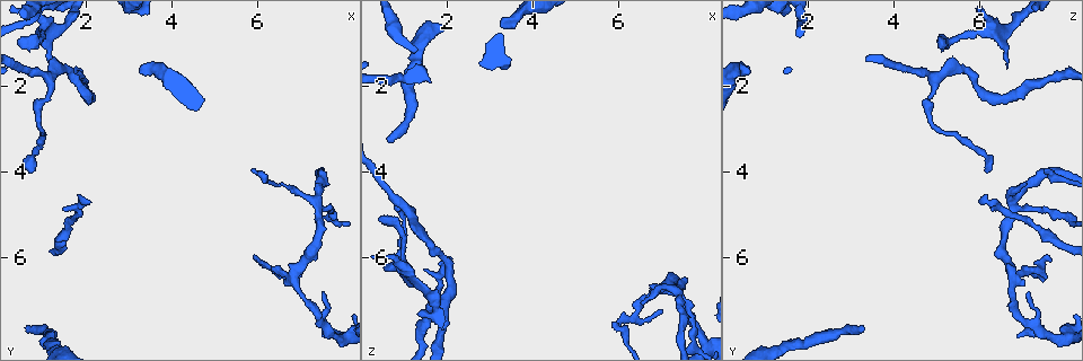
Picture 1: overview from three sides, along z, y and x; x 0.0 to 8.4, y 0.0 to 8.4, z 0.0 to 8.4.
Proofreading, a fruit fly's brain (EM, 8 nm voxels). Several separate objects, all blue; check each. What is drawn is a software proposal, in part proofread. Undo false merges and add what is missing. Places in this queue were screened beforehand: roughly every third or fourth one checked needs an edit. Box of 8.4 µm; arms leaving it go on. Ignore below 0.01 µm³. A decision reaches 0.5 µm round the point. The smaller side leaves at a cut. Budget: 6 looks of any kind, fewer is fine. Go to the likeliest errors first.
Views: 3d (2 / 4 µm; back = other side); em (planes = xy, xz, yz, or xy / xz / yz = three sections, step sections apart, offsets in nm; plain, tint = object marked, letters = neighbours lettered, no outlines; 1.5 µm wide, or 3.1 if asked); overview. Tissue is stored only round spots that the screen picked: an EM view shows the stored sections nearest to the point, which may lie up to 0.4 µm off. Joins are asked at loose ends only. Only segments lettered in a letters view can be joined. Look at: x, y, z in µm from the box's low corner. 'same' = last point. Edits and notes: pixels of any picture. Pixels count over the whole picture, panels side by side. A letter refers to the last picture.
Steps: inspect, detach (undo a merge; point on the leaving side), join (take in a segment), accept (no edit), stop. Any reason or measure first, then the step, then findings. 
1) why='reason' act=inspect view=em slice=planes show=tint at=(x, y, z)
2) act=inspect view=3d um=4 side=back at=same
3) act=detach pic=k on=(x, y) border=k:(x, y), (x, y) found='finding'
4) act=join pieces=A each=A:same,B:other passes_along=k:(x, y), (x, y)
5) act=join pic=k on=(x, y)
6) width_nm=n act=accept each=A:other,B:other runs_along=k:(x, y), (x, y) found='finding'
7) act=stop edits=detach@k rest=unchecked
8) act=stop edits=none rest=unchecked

why='branch stops here' act=inspect view=3d um=2 side=back at=(0.65, 7.70, 3.35)

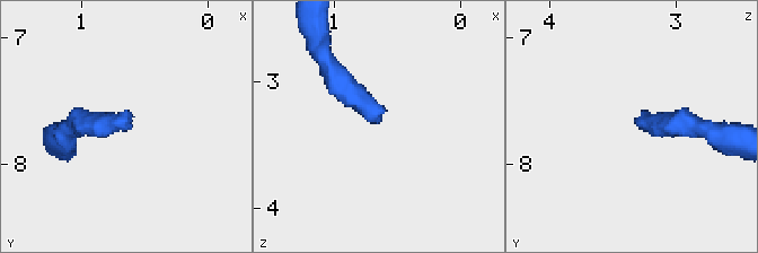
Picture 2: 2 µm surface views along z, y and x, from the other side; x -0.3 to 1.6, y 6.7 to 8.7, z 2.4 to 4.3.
act=inspect view=em slice=planes show=plain at=(0.64, 7.66, 3.32)

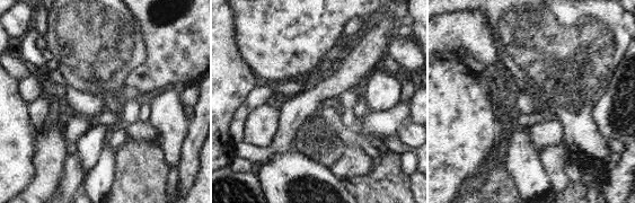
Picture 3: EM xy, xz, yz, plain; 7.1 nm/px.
act=inspect view=em slice=planes show=letters at=same

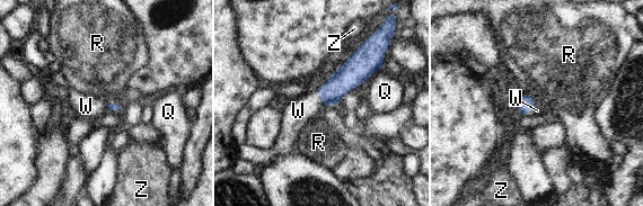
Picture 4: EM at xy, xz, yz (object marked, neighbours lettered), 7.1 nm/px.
longest_contact=Q:140nm act=join pieces=W each=Q:other,R:other,W:same,Z:other found='the neuron continues'

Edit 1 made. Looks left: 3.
why='thin end' act=inspect view=3d um=4 at=(6.05, 6.00, 7.60)

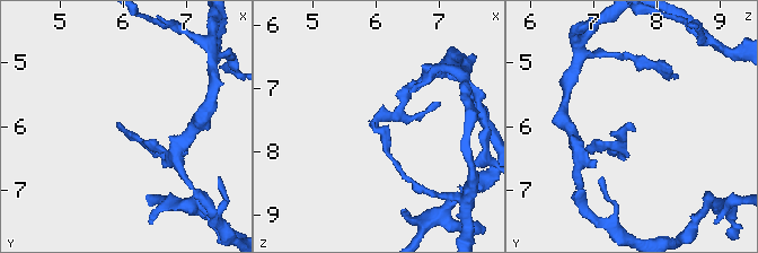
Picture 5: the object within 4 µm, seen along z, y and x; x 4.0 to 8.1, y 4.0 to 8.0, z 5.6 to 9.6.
why='shape alone is not enough' act=inspect view=em slice=yz step=8 show=tint at=(6.05, 6.10, 7.65)

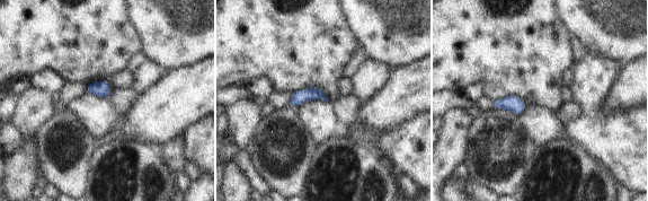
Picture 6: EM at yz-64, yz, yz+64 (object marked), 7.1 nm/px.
why='another direction' act=inspect view=em slice=xy step=8 show=letters at=same

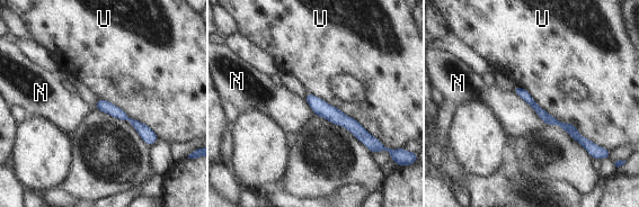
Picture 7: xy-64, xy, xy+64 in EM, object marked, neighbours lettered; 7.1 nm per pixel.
act=accept each=N:other,U:other border=7:(516, 83), (596, 145) found='none of them fits'

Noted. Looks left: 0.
act=stop edits=join@4 rest=unchecked

